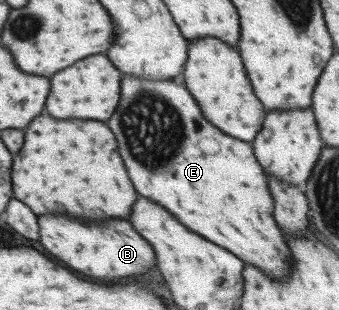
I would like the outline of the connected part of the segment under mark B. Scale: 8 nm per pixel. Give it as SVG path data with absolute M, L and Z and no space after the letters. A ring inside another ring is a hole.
M38 217L38 231L42 235L42 247L74 273L90 277L94 281L116 283L146 273L154 263L154 250L144 241L128 221L106 221L106 225L88 225L70 221L68 217Z

